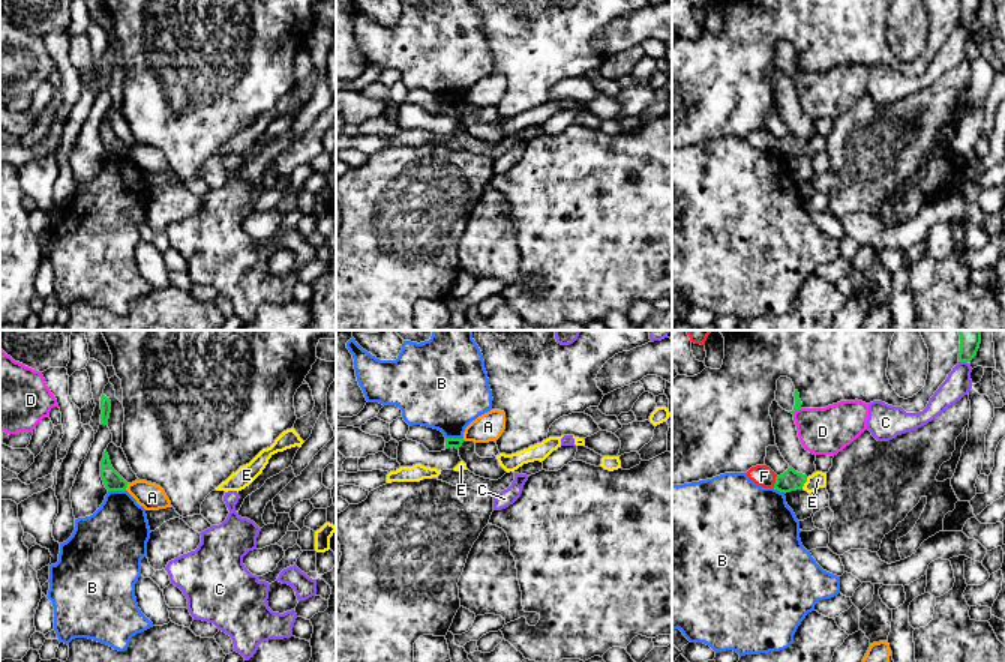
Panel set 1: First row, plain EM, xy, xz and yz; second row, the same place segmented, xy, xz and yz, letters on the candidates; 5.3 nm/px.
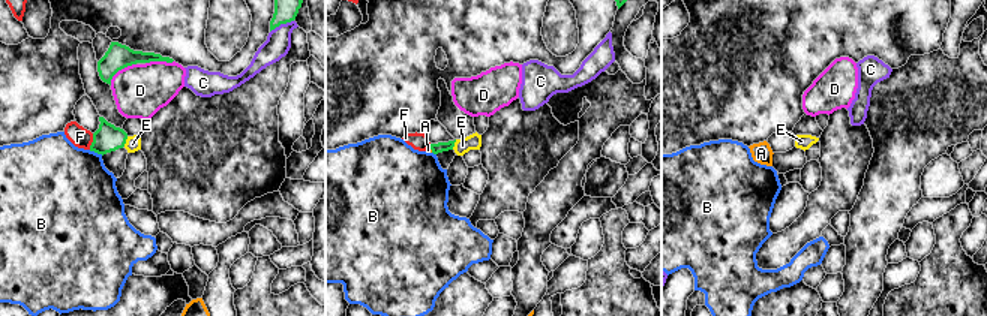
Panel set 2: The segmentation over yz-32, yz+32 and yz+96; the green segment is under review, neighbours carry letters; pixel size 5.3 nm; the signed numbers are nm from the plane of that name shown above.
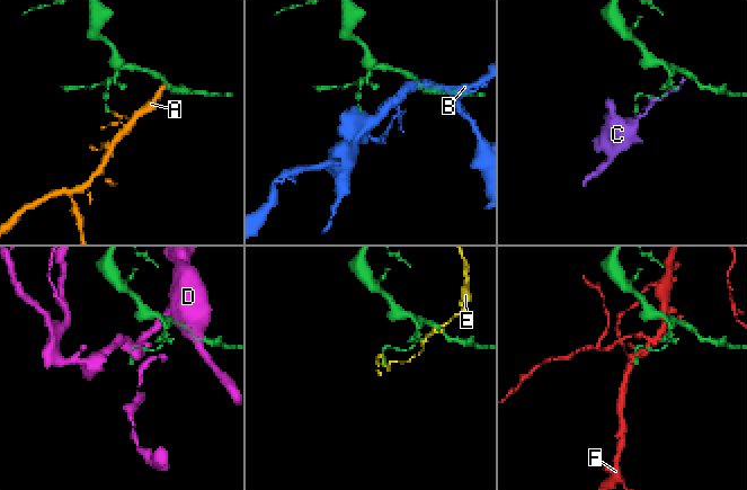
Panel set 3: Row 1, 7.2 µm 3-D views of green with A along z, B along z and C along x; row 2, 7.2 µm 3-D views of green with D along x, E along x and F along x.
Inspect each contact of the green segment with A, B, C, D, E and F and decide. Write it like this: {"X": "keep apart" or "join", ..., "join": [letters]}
{"A": "keep apart", "B": "keep apart", "C": "keep apart", "D": "keep apart", "E": "keep apart", "F": "keep apart", "join": []}

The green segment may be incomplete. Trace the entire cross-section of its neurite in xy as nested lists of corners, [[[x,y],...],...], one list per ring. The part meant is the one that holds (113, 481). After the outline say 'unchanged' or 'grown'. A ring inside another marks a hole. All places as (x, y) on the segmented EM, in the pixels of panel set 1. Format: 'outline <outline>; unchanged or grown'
outline [[[106,450],[100,461],[100,477],[108,491],[126,491],[128,482],[112,468]]]; unchanged

